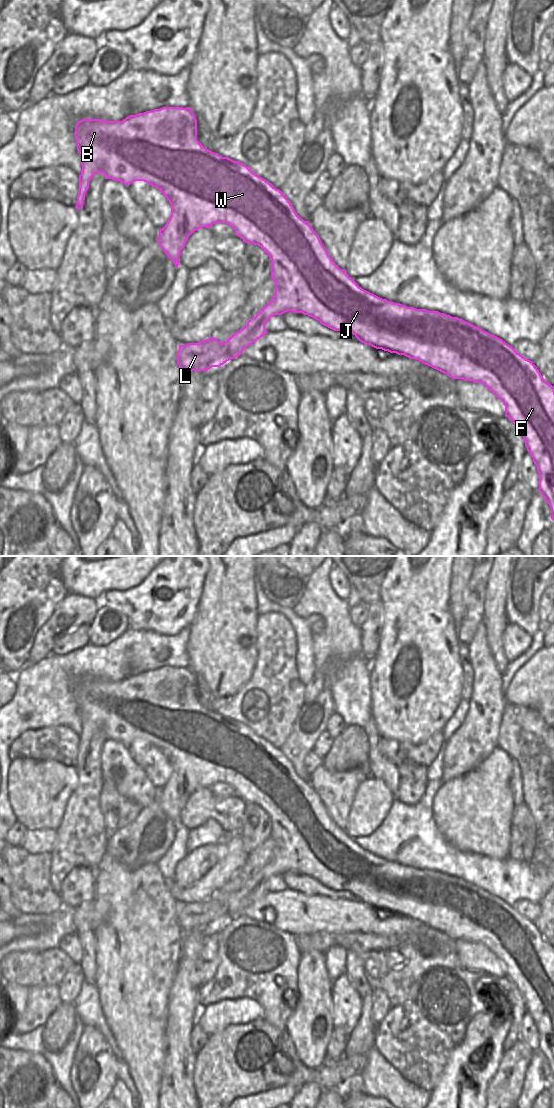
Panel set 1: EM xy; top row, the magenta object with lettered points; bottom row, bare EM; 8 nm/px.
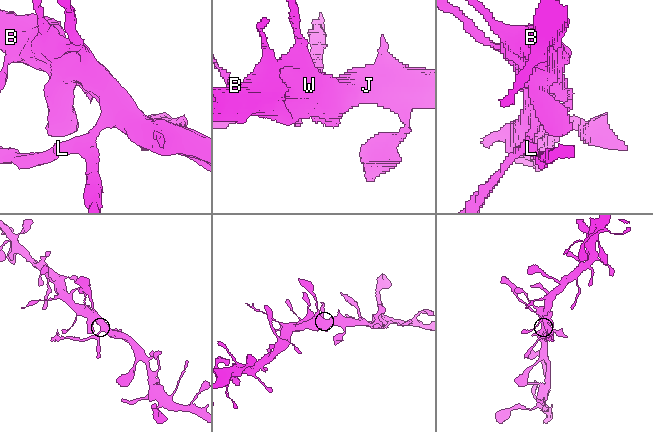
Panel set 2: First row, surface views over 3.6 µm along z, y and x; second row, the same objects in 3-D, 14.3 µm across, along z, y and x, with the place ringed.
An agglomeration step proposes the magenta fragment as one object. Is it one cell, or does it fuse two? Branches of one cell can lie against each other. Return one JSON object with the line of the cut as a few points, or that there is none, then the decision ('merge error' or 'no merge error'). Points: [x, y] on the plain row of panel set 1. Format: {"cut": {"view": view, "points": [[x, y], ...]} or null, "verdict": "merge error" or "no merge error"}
{"cut": {"view": "xy", "points": [[254, 877], [260, 884], [264, 885]]}, "verdict": "merge error"}

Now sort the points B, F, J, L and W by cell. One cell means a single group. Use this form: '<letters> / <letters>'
B F J W / L

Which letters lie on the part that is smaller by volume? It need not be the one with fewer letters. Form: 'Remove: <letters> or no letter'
Remove: L

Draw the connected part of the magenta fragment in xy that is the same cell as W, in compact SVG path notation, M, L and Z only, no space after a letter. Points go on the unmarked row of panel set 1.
M162 667L160 669L154 669L152 671L146 671L144 673L138 673L136 675L130 675L122 681L104 681L102 679L82 679L77 682L75 686L75 700L77 702L77 710L81 716L81 734L79 735L79 754L77 756L76 769L83 768L83 762L85 760L85 754L89 748L89 742L96 733L102 733L105 739L112 739L114 741L120 741L124 745L130 745L134 741L144 741L156 747L171 764L171 776L165 786L159 789L159 796L157 801L159 806L165 812L167 817L175 824L175 828L179 826L179 816L181 810L185 806L189 796L196 790L206 787L210 788L214 783L226 783L235 790L235 795L240 797L245 803L252 803L258 805L271 820L271 838L275 842L275 854L273 858L257 873L255 880L260 885L265 885L274 875L282 875L288 871L294 873L302 873L316 879L322 885L334 890L334 891L348 891L352 893L360 902L370 905L376 909L382 909L390 913L396 913L398 915L404 915L410 919L416 919L425 925L428 925L446 935L452 939L462 939L464 941L472 941L474 943L482 943L489 951L495 954L495 956L501 960L505 966L505 977L508 977L517 987L523 1000L527 1011L533 1018L533 1022L537 1028L539 1034L539 1052L544 1057L545 1061L551 1068L551 1079L554 1080L554 946L550 945L541 935L537 927L530 921L520 915L512 906L508 905L502 899L458 878L440 873L438 871L428 871L426 869L416 869L414 867L408 867L400 863L394 863L386 859L382 859L364 849L362 849L346 832L345 829L340 829L333 819L329 816L327 810L323 806L319 796L313 790L309 781L304 781L294 770L293 766L287 759L287 757L279 750L276 749L271 743L256 735L246 725L234 721L228 717L222 717L218 713L214 713L206 709L197 700L197 680L195 674L189 668L182 667Z

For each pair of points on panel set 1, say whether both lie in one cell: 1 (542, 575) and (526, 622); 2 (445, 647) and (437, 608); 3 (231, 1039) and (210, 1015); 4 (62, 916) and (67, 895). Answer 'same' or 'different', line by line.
1: same
2: same
3: different
4: different

